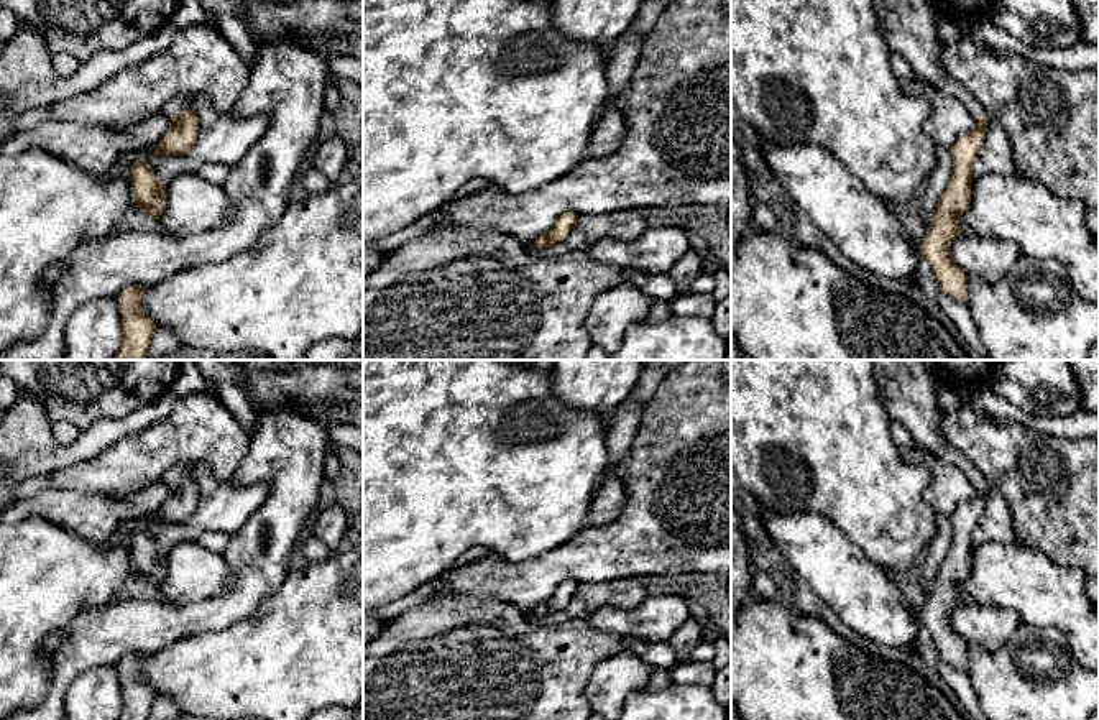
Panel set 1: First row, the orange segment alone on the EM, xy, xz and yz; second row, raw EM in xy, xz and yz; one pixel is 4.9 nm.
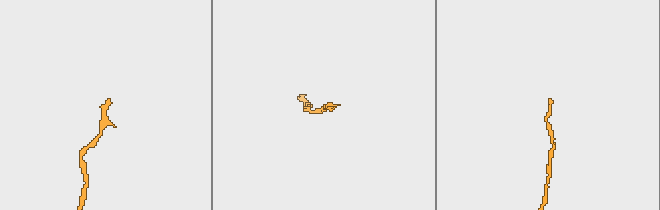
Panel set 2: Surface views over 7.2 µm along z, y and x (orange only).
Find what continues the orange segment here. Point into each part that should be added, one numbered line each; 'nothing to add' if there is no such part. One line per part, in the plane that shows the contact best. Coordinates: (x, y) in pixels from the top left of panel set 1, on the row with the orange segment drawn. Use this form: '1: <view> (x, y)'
1: xy (178, 104)

